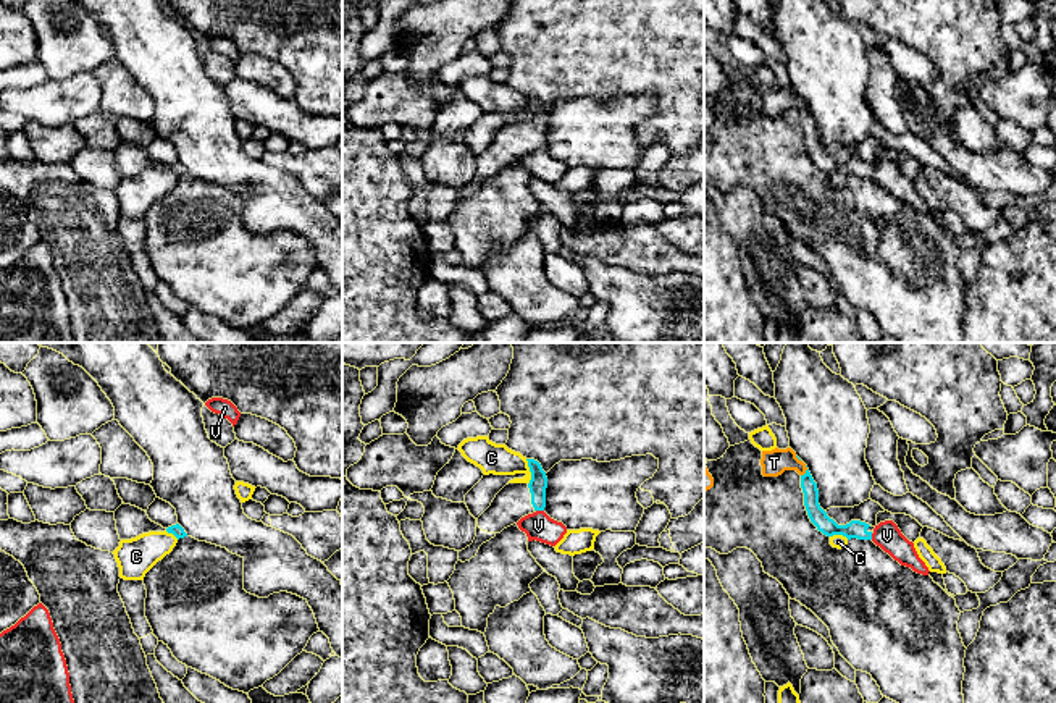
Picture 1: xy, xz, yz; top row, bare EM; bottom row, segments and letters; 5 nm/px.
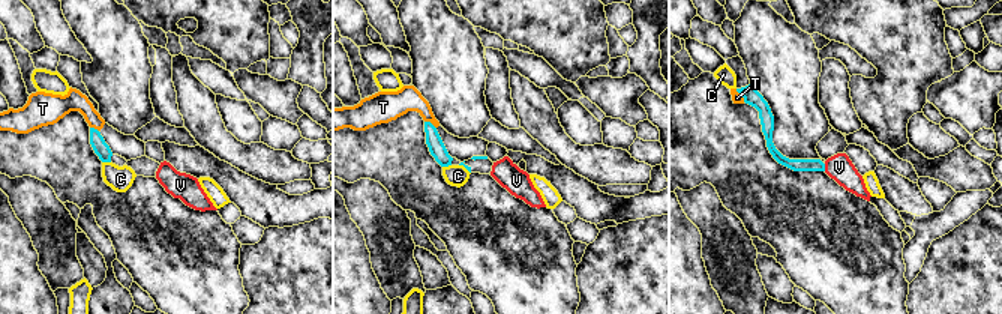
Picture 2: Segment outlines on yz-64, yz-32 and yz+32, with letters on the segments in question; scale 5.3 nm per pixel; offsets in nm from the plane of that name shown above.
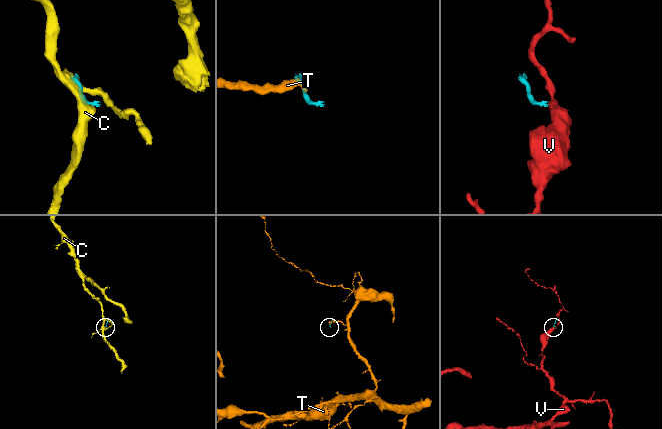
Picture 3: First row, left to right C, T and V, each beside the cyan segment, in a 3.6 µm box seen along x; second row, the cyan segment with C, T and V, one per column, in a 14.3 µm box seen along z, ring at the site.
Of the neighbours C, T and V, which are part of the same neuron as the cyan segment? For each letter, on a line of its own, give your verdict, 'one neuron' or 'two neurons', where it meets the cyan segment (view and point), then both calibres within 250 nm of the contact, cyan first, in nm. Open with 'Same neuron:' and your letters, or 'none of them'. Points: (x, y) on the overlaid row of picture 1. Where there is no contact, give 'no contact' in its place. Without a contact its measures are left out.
Same neuron: none of them
C: two neurons; meets cyan in xz at (530, 471); 90 nm thick on the cyan side, 150 nm on the other
T: two neurons; meets cyan in yz at (806, 471); 90 nm thick on the cyan side, 130 nm on the other
V: two neurons; meets cyan in xz at (540, 509); 90 nm thick on the cyan side, 140 nm on the other

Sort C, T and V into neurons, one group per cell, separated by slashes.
C / T / V

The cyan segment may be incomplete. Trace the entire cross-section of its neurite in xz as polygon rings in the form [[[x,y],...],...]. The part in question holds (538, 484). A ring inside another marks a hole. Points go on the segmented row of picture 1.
[[[526,459],[531,472],[528,483],[509,483],[492,499],[491,506],[476,520],[476,537],[470,546],[459,551],[459,561],[476,556],[480,546],[522,517],[546,507],[547,477],[541,464]]]

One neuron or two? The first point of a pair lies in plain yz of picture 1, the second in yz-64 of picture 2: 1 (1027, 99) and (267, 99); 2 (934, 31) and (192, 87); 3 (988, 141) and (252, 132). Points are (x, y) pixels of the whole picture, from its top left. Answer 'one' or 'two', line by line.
1: one
2: two
3: one

